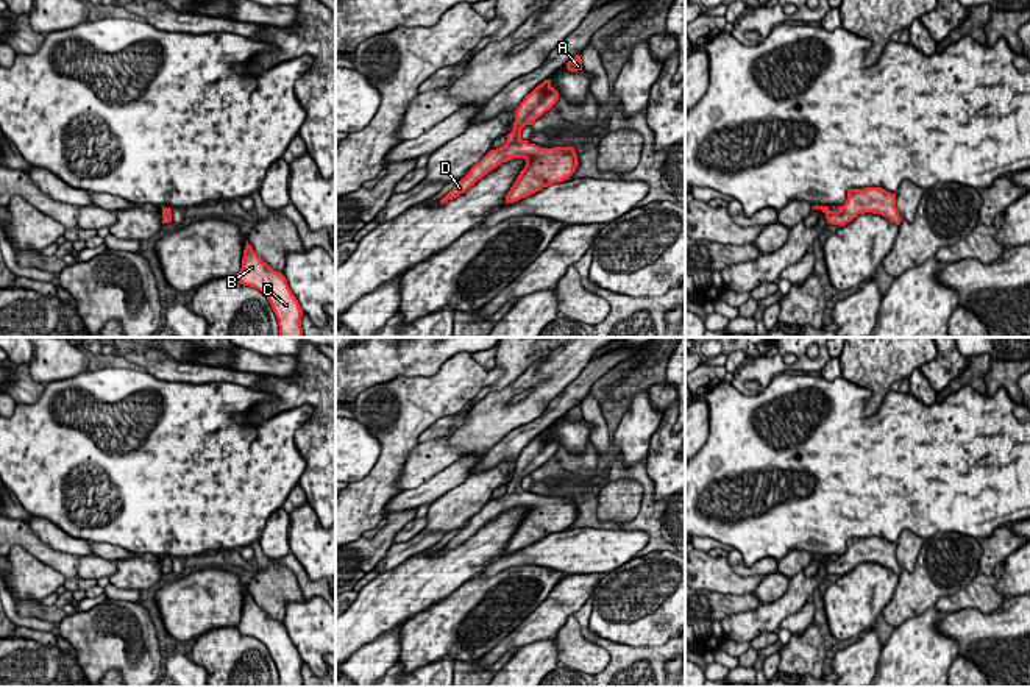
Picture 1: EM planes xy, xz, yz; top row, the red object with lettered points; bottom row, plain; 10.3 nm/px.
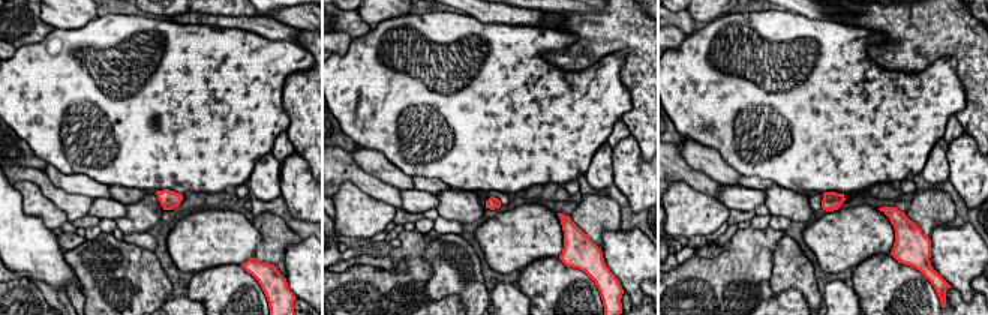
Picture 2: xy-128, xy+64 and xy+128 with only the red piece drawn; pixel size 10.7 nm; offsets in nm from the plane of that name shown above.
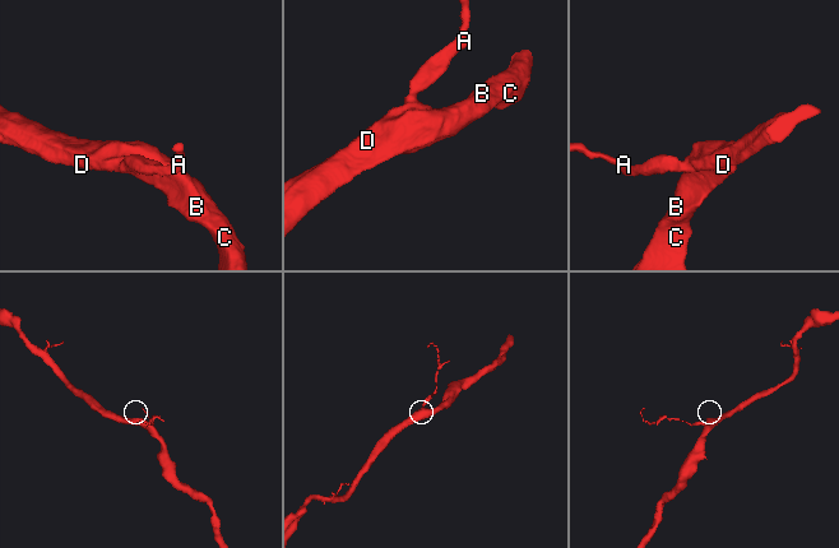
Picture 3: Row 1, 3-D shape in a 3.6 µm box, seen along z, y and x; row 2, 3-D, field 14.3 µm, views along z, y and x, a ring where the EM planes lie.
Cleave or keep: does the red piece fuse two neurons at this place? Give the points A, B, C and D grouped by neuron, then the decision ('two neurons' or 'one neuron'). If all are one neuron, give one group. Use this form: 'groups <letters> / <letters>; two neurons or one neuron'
groups A B C D; one neuron

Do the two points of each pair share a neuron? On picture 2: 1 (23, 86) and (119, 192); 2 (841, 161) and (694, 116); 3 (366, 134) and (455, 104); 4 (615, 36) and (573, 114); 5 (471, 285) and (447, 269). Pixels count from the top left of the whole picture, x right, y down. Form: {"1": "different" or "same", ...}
{"1": "different", "2": "same", "3": "same", "4": "different", "5": "same"}

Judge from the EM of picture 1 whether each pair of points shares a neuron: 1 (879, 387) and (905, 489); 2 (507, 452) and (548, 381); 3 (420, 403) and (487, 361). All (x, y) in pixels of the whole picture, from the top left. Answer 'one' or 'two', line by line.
1: two
2: two
3: two

